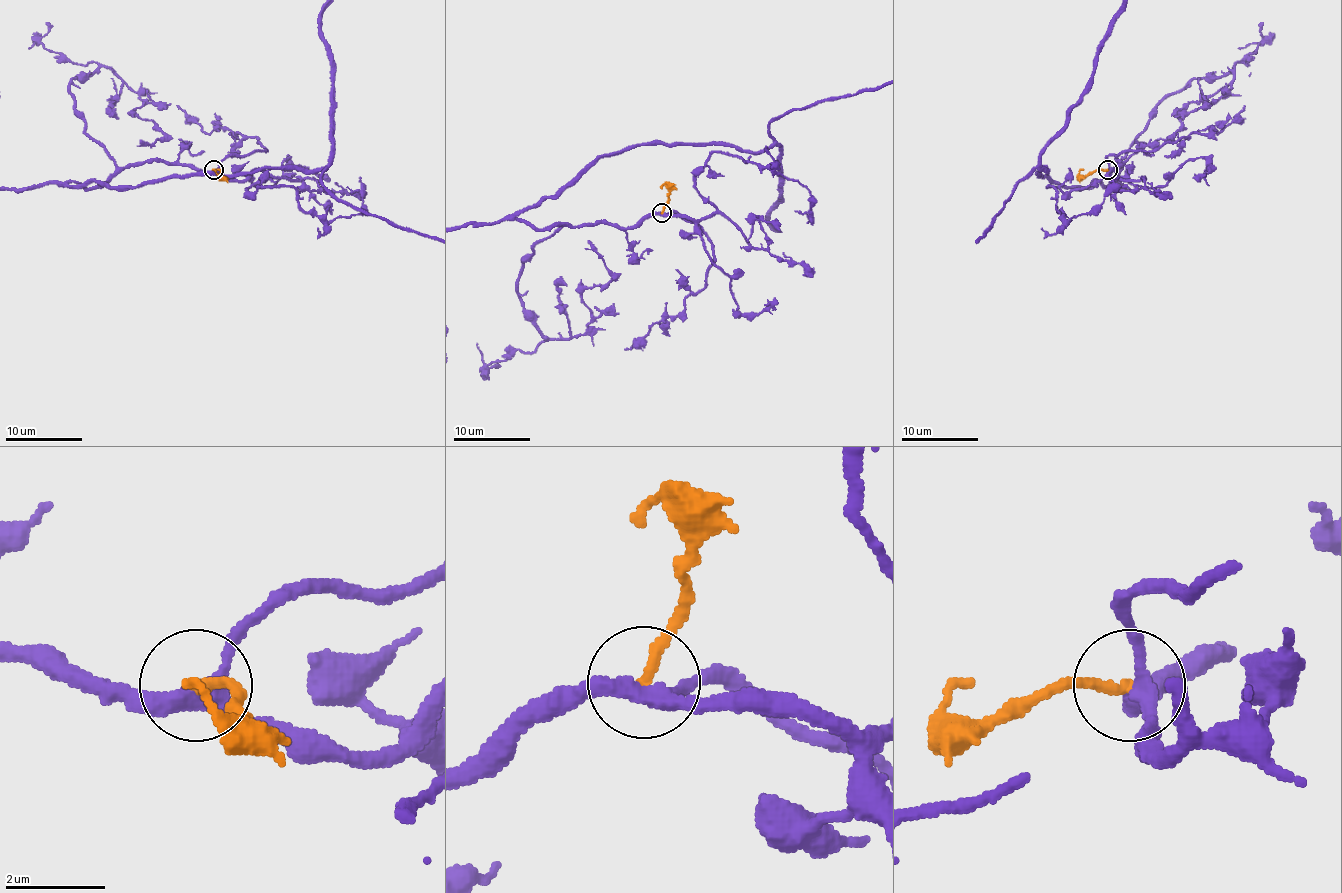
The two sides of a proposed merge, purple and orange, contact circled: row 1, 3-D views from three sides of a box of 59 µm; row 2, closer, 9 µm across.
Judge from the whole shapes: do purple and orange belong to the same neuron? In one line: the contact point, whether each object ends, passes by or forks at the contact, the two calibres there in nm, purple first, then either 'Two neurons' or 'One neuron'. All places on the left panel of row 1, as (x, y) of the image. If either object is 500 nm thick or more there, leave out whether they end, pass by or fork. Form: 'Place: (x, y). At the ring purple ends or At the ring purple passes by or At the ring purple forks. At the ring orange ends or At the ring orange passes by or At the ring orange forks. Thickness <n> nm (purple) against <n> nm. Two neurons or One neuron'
Place: (214, 170). At the ring purple forks. At the ring orange ends. Thickness 320 nm (purple) against 200 nm. Two neurons

